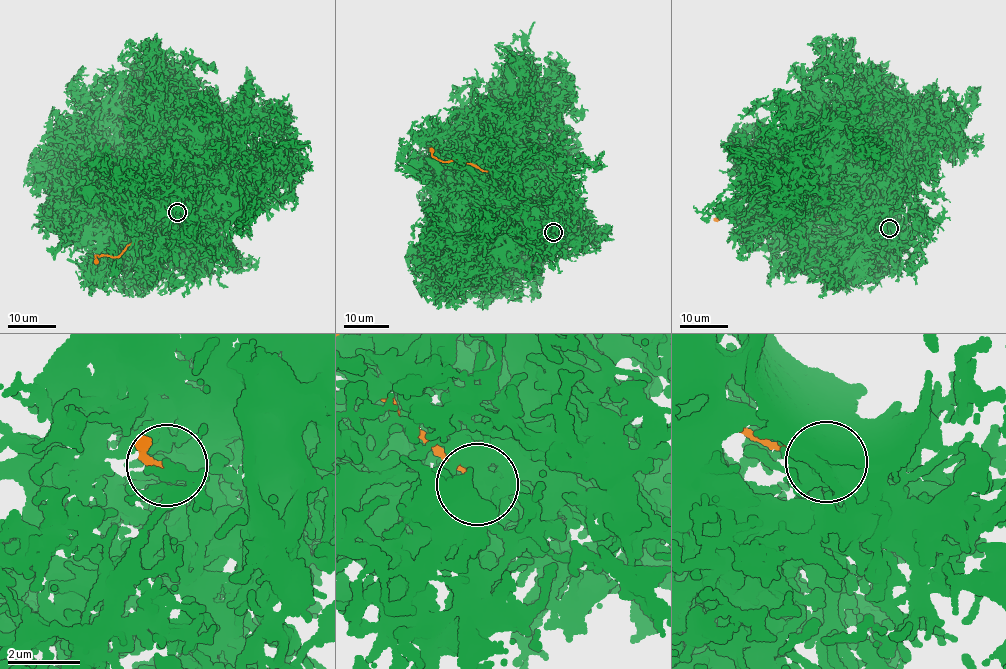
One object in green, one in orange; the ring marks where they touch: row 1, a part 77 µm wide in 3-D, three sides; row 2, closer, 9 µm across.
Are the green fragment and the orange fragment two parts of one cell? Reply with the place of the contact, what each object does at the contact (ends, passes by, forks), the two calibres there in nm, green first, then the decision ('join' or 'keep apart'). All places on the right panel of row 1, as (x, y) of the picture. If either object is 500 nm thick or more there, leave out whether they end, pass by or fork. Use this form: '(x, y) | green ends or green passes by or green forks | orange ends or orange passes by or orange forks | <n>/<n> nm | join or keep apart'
(889, 228) | green passes by | orange ends | 200/170 nm | keep apart

